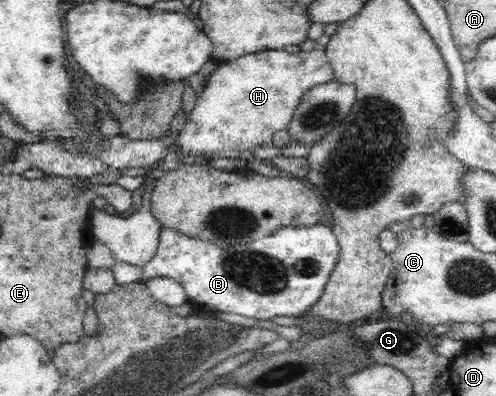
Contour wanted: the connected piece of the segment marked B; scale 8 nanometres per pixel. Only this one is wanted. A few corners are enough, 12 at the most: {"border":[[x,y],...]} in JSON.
{"border":[[331,228],[219,247],[161,229],[116,286],[168,276],[212,314],[301,316],[339,258]]}

